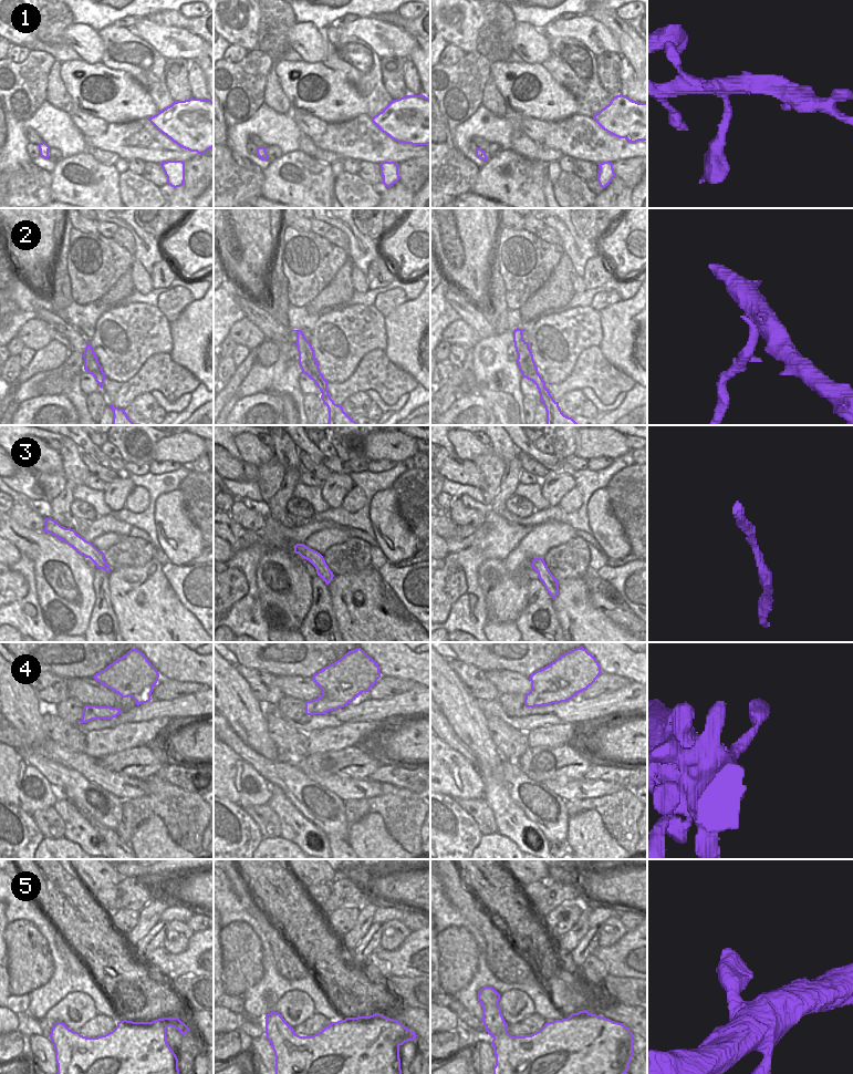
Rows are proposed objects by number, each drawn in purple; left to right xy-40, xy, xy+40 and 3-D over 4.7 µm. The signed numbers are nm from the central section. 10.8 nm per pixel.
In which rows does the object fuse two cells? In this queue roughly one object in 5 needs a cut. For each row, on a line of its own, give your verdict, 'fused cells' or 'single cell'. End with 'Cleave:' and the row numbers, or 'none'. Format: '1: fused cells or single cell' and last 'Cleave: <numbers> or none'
1: single cell
2: fused cells
3: single cell
4: single cell
5: single cell
Cleave: 2

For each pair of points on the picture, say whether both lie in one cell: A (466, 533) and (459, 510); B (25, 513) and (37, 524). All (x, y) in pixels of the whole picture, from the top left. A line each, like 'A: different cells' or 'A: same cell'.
A: different cells
B: same cell

